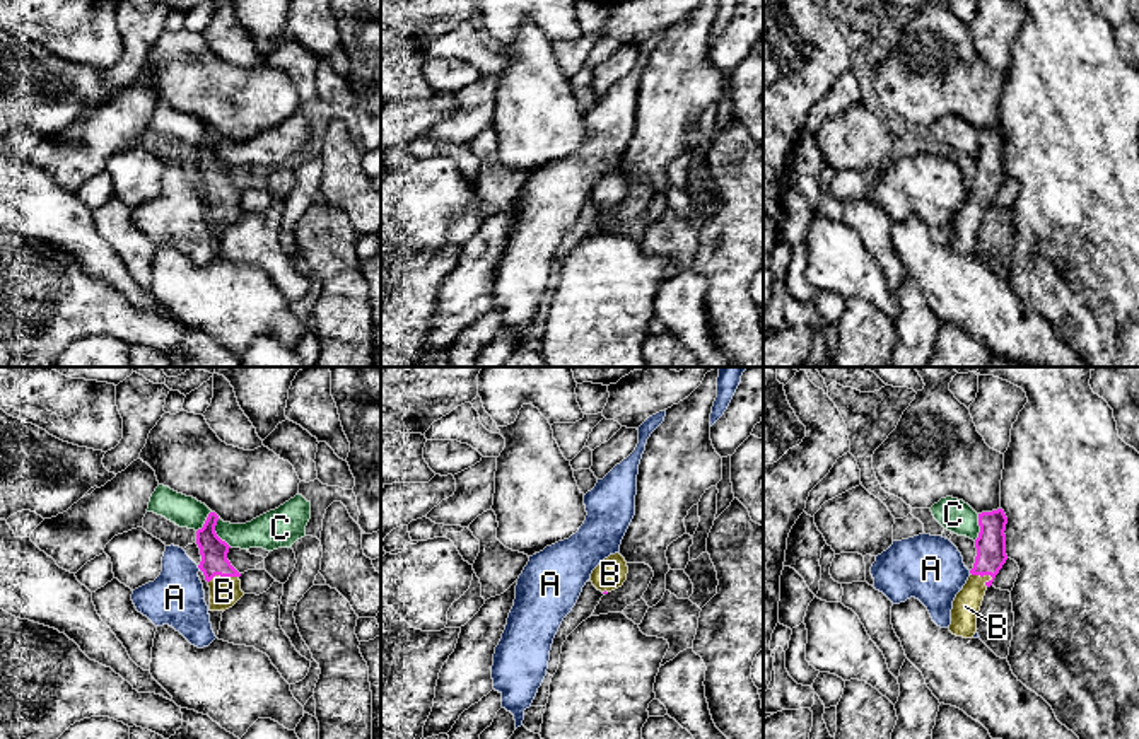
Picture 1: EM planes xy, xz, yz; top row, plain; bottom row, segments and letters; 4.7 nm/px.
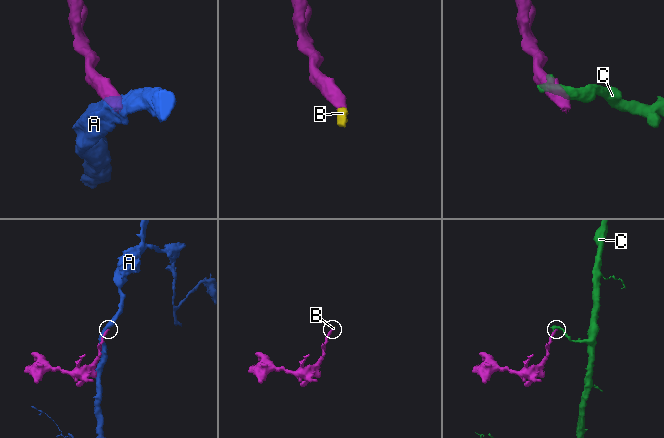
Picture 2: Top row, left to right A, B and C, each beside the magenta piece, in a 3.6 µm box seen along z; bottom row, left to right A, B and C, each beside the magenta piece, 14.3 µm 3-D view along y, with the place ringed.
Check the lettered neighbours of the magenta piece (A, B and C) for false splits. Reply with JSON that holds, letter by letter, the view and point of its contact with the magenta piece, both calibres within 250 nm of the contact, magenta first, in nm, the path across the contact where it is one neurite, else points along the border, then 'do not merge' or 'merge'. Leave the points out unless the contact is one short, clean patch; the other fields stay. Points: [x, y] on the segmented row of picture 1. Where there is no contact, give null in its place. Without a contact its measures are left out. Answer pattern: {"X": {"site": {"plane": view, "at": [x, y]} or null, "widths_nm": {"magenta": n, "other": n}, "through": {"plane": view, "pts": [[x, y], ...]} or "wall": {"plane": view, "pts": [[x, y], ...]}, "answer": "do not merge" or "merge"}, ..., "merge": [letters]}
{"A": {"site": {"plane": "xy", "at": [198, 567]}, "widths_nm": {"magenta": 130, "other": 260}, "wall": {"plane": "xy", "pts": [[197, 565], [200, 569]]}, "answer": "do not merge"}, "B": {"site": {"plane": "yz", "at": [982, 576]}, "widths_nm": {"magenta": 140, "other": 130}, "through": {"plane": "yz", "pts": [[991, 545], [991, 557], [982, 576], [967, 603]]}, "answer": "merge"}, "C": {"site": {"plane": "xy", "at": [216, 533]}, "widths_nm": {"magenta": 130, "other": 170}, "wall": {"plane": "xy", "pts": [[217, 517], [216, 533], [231, 546]]}, "answer": "do not merge"}, "merge": ["B"]}

